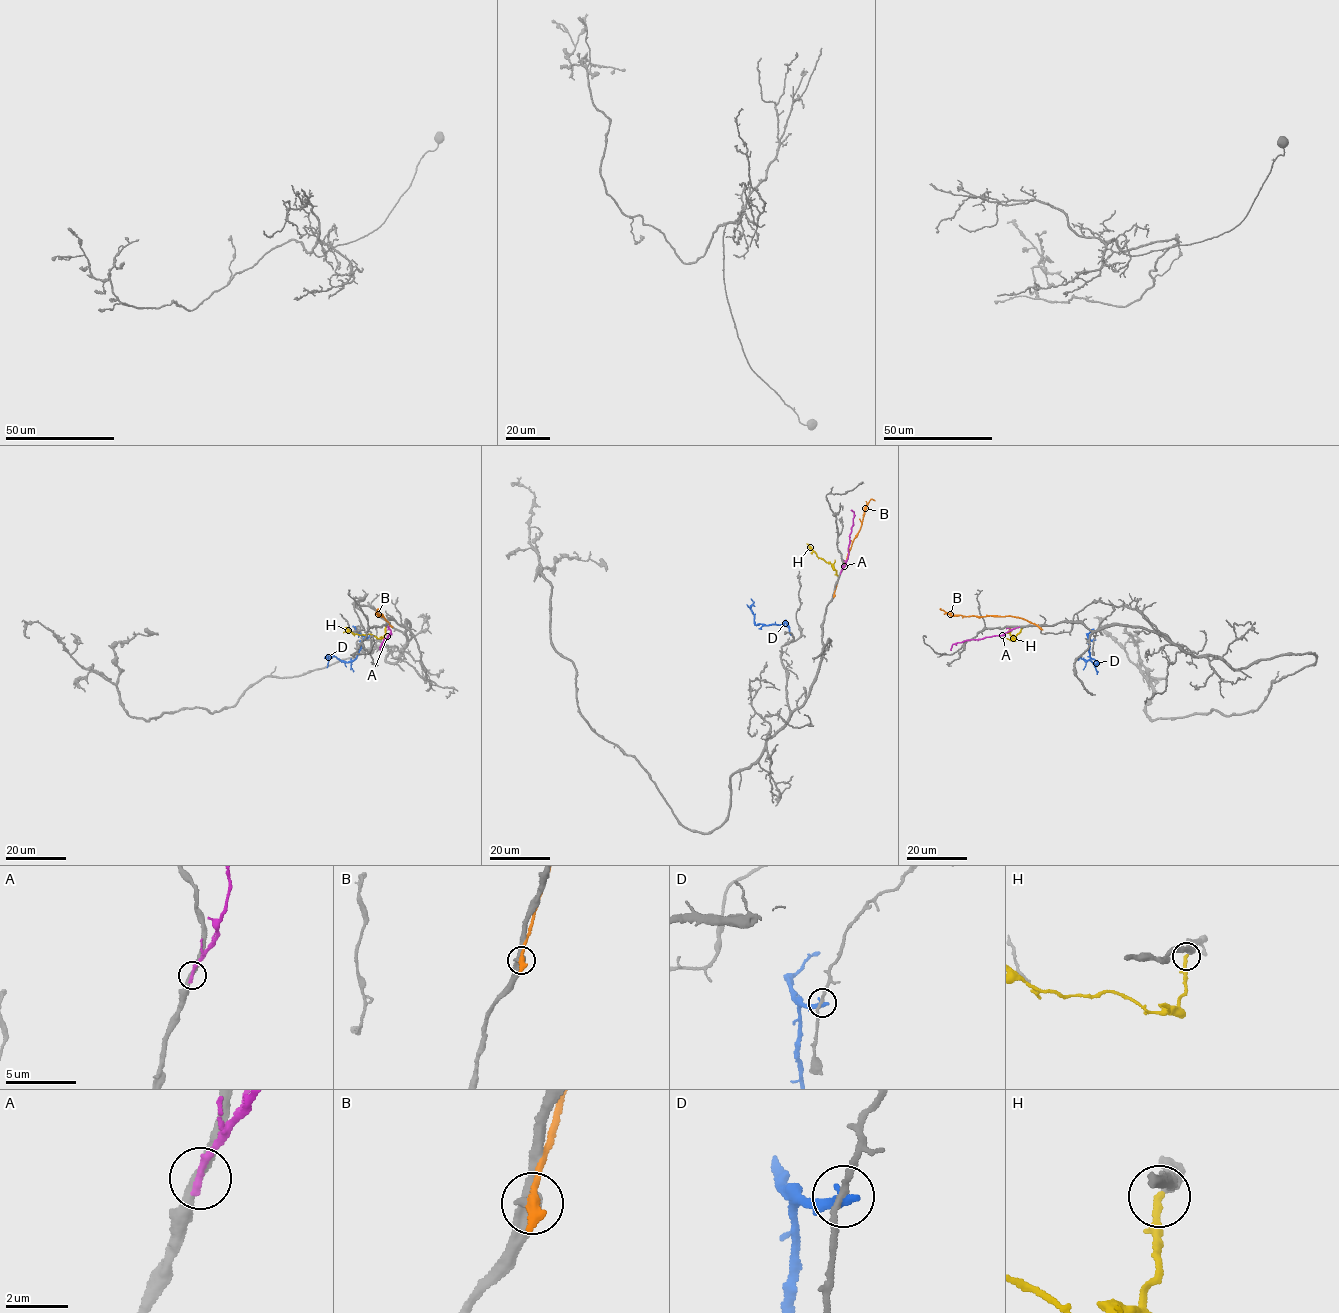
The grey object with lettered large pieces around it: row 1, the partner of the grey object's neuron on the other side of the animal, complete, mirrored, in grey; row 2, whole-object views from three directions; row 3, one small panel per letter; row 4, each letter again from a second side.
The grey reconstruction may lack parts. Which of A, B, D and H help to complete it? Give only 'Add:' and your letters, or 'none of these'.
Add: H

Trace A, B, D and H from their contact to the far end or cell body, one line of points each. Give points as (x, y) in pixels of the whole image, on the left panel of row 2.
A: (387, 625), (391, 634), (383, 639), (380, 650)
B: (390, 626), (382, 615), (376, 615), (381, 608)
D: (369, 636), (363, 639), (357, 656), (347, 662), (334, 656), (324, 658)
H: (385, 626), (385, 634), (380, 638), (369, 634), (343, 632)

